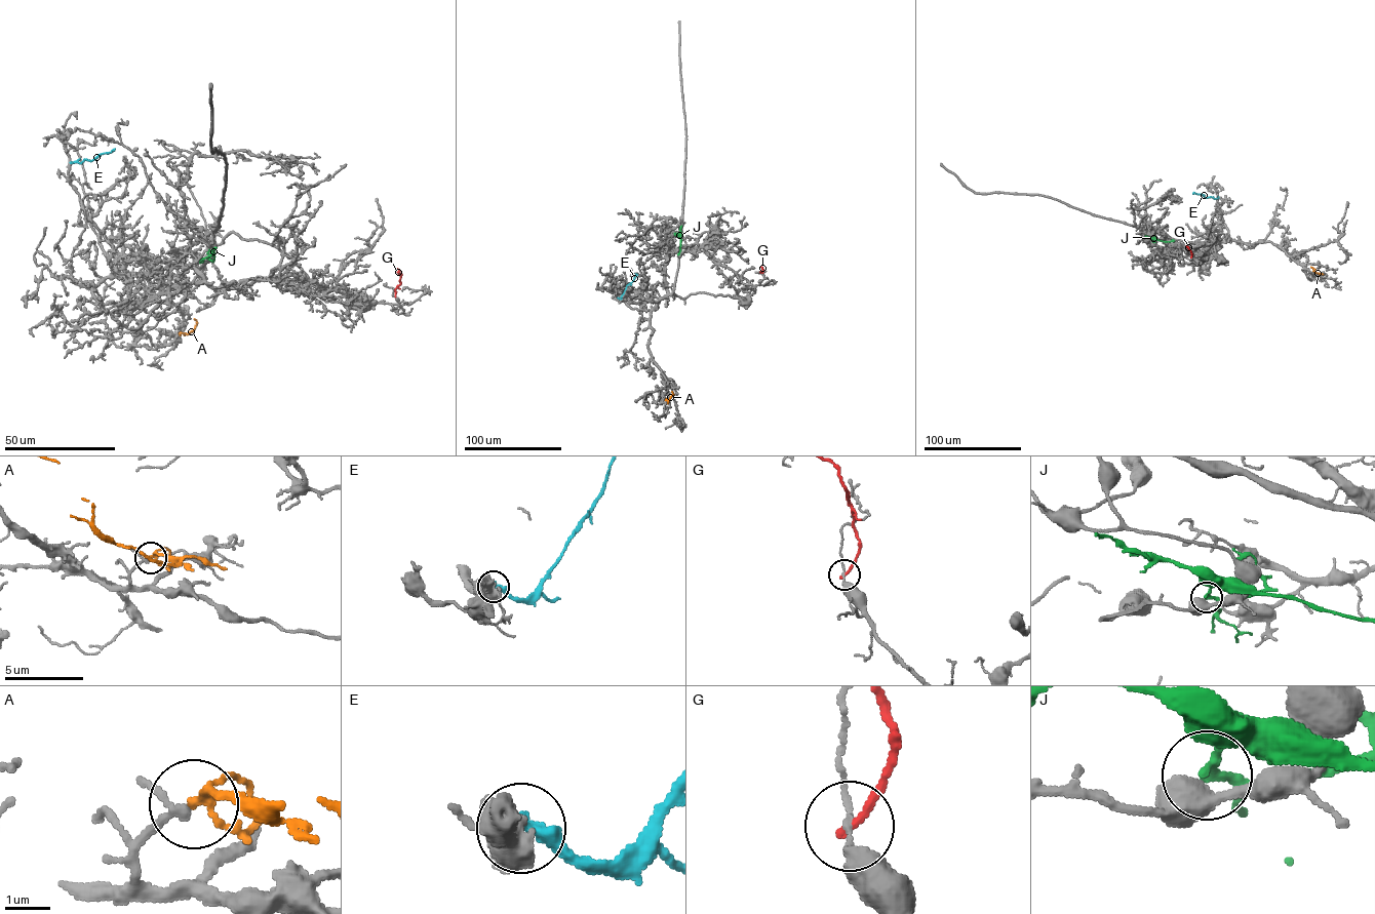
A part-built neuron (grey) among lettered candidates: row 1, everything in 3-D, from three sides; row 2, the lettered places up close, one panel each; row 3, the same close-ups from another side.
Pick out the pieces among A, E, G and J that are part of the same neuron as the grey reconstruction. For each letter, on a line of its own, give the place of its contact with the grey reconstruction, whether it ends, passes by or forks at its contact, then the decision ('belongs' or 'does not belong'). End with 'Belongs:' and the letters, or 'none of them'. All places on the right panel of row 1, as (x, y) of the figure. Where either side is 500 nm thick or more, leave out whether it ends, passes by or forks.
A: meets grey at (1318, 273); it forks there; belongs
E: meets grey at (1217, 198); does not belong
G: meets grey at (1190, 257); it ends there; does not belong
J: meets grey at (1152, 239); it forks there; does not belong
Belongs: A

